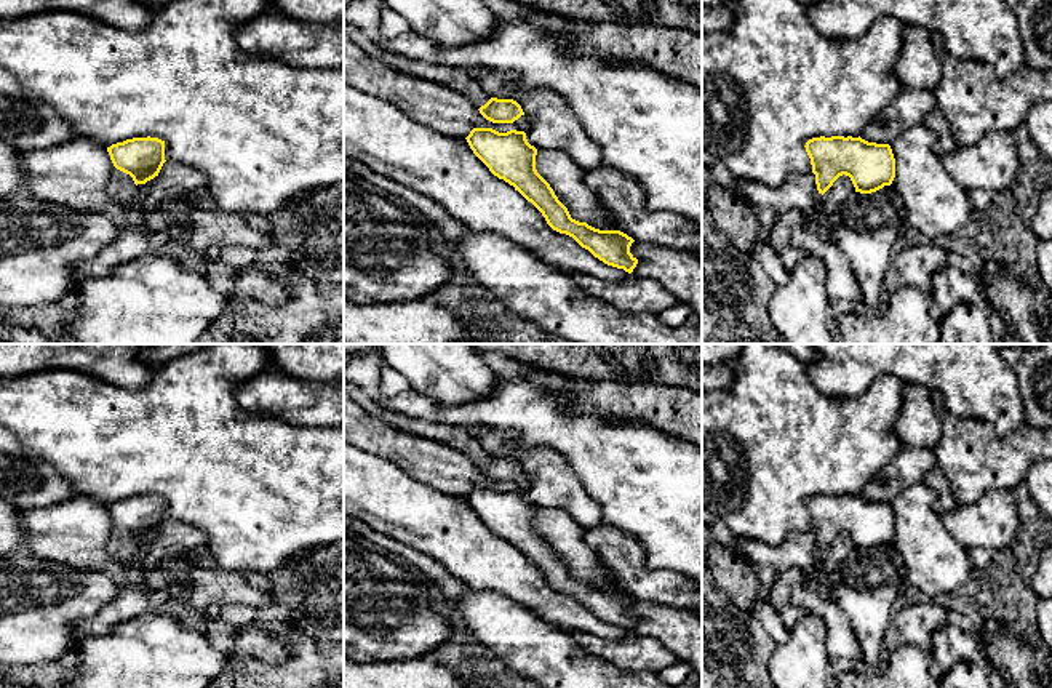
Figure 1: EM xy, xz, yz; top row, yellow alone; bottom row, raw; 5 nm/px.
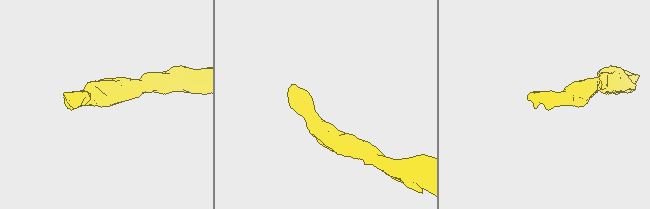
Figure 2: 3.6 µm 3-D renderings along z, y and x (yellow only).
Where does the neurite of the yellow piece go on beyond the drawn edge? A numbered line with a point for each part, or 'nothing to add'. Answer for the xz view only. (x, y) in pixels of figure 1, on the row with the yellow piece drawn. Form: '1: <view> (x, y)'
1: xz (469, 85)

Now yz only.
nothing to add

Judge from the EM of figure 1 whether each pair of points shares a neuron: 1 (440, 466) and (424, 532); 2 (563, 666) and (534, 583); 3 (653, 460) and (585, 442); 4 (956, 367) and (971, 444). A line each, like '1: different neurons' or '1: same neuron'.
1: different neurons
2: different neurons
3: same neuron
4: different neurons

